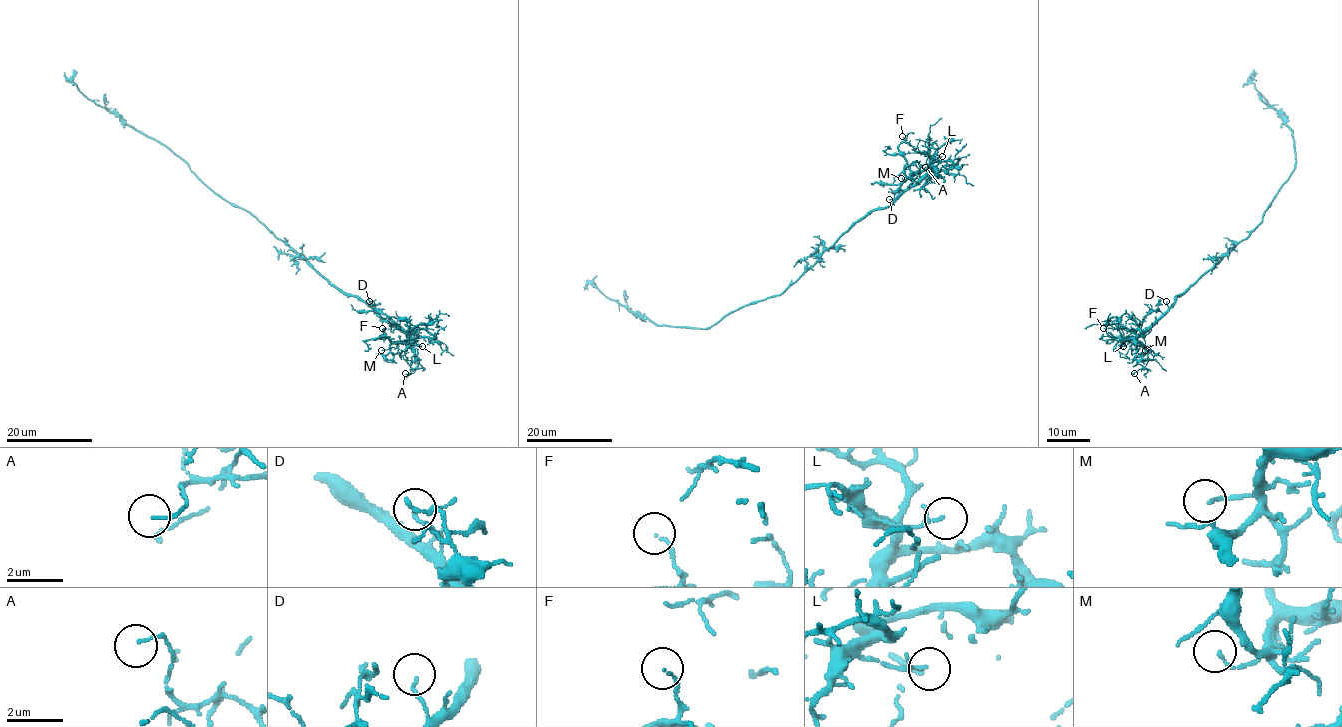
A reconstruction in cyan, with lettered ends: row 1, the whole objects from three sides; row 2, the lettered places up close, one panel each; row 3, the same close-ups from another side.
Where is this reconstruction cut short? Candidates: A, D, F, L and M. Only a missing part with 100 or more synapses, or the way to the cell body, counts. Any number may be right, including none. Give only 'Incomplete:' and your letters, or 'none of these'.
Incomplete: L

